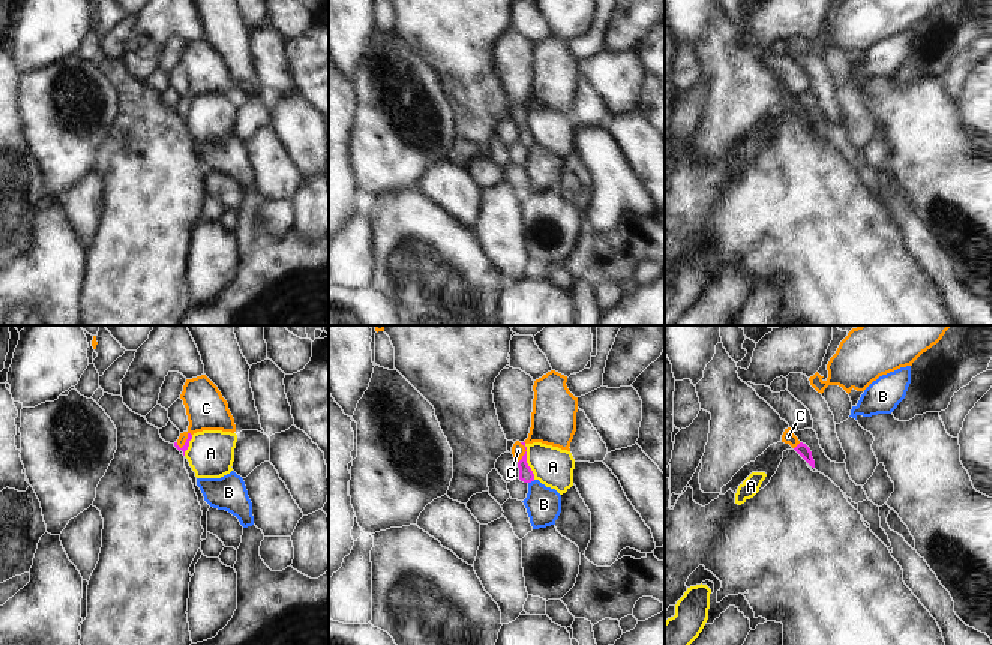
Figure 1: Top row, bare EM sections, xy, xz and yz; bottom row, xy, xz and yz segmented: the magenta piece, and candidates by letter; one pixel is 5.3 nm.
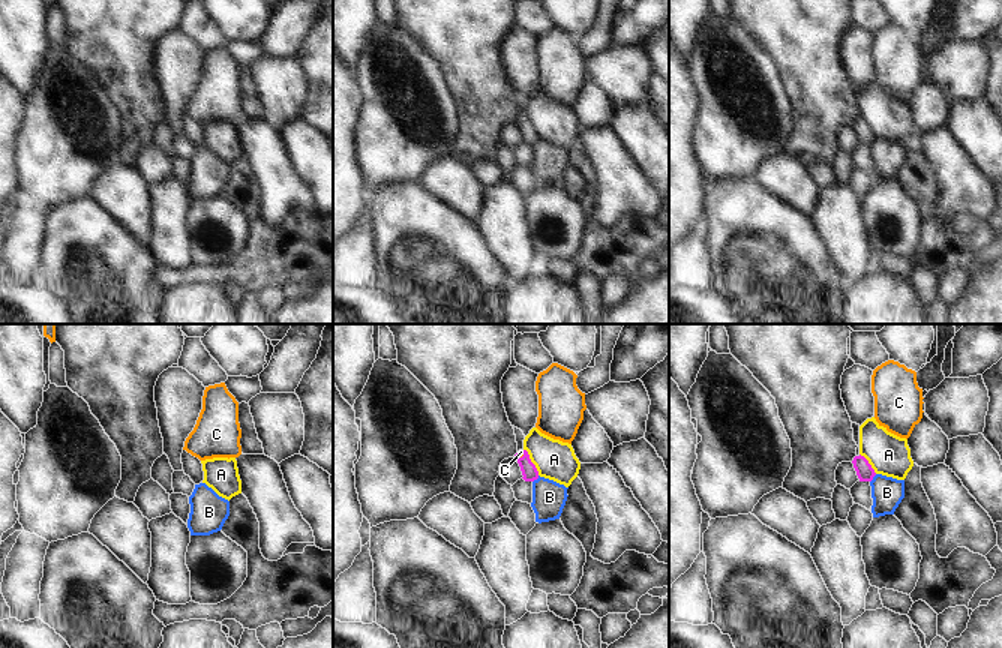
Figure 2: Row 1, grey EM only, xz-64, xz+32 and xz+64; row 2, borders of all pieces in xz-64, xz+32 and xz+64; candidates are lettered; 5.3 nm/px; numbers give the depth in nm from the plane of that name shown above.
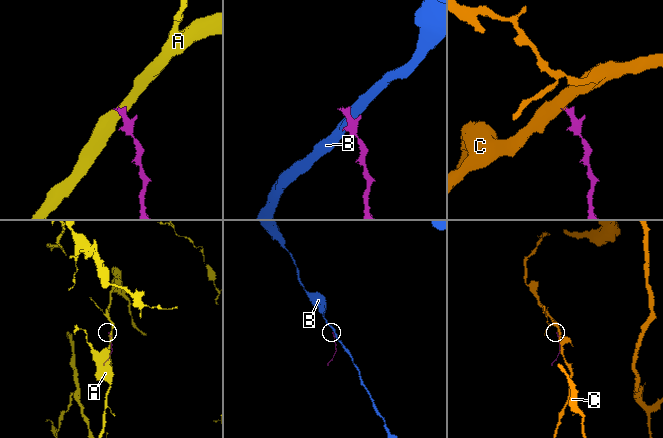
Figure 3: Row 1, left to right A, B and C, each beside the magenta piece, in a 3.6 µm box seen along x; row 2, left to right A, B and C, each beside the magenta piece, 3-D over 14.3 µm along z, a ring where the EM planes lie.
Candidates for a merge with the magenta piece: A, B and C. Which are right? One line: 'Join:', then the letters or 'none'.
Join: C

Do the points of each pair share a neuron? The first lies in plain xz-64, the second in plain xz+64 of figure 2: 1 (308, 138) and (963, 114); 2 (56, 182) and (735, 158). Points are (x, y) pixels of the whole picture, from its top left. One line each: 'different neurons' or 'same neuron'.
1: same neuron
2: same neuron

